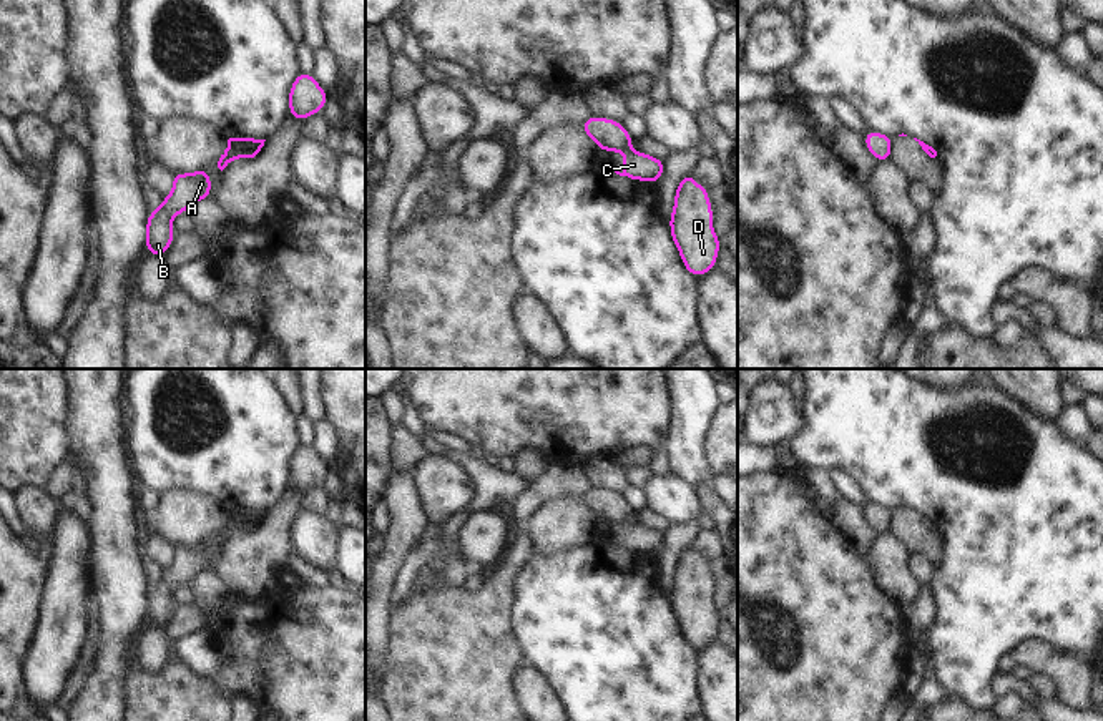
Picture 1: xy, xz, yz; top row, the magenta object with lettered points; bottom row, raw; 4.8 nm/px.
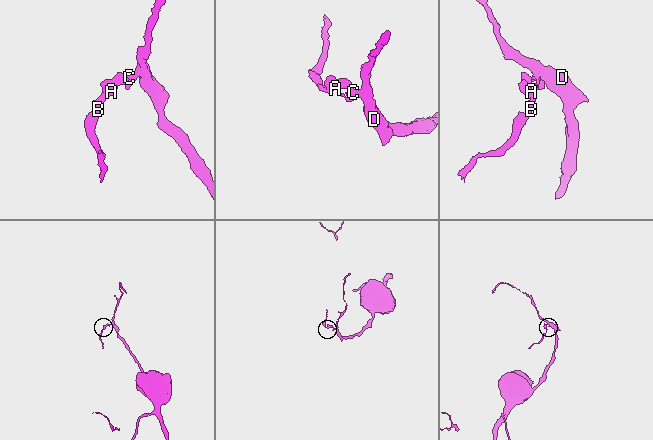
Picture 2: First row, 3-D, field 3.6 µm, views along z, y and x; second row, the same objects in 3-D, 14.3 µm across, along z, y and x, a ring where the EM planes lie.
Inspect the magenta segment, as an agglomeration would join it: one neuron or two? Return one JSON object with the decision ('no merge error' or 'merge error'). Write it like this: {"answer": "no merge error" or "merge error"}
{"answer": "merge error"}

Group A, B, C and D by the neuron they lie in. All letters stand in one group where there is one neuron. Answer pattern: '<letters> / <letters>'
A B / C D

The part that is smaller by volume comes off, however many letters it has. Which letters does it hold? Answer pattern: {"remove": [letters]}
{"remove": ["A", "B"]}

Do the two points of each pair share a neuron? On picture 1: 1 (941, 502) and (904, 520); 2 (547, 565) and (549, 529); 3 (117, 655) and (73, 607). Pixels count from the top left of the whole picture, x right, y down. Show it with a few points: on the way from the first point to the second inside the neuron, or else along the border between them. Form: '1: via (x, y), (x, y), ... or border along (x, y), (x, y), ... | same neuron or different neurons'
1: border along (907, 507), (927, 515), (944, 532), (946, 542) | different neurons
2: border along (585, 542), (560, 550), (534, 549) | different neurons
3: border along (92, 573), (93, 613) | different neurons

